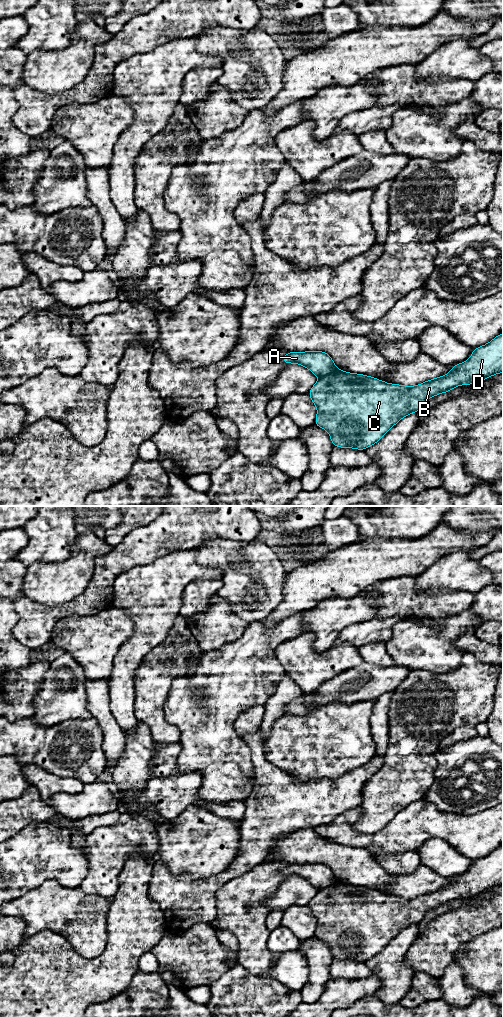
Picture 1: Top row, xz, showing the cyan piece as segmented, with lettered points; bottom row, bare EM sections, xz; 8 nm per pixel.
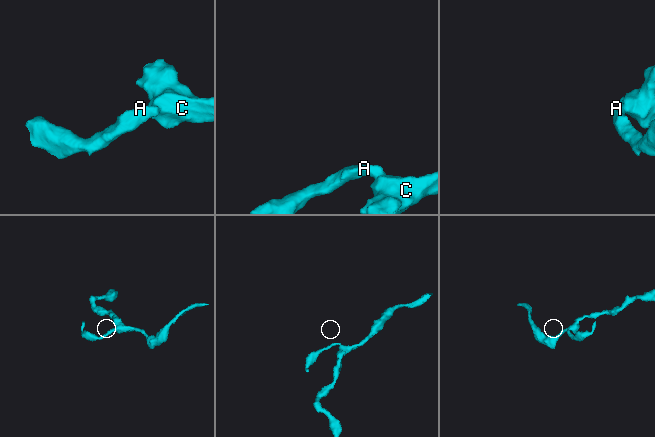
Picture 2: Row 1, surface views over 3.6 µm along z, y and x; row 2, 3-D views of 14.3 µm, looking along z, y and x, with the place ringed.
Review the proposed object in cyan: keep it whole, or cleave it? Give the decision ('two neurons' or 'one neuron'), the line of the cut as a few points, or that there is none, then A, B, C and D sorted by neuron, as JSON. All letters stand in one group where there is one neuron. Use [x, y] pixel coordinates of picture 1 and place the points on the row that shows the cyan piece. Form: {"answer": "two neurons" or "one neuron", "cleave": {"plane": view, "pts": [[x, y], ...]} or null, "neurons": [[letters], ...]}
{"answer": "two neurons", "cleave": {"plane": "xz", "pts": [[338, 369], [319, 377]]}, "neurons": [["A"], ["B", "C", "D"]]}

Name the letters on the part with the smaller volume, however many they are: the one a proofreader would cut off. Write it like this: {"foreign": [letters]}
{"foreign": ["A"]}

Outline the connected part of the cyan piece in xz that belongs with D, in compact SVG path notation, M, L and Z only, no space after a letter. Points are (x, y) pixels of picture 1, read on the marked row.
M503 333L474 348L467 361L455 364L446 375L419 385L391 384L368 375L338 370L319 377L308 395L317 408L314 424L329 433L335 447L365 450L376 444L403 417L419 412L429 398L460 385L479 383L498 373L503 373Z

